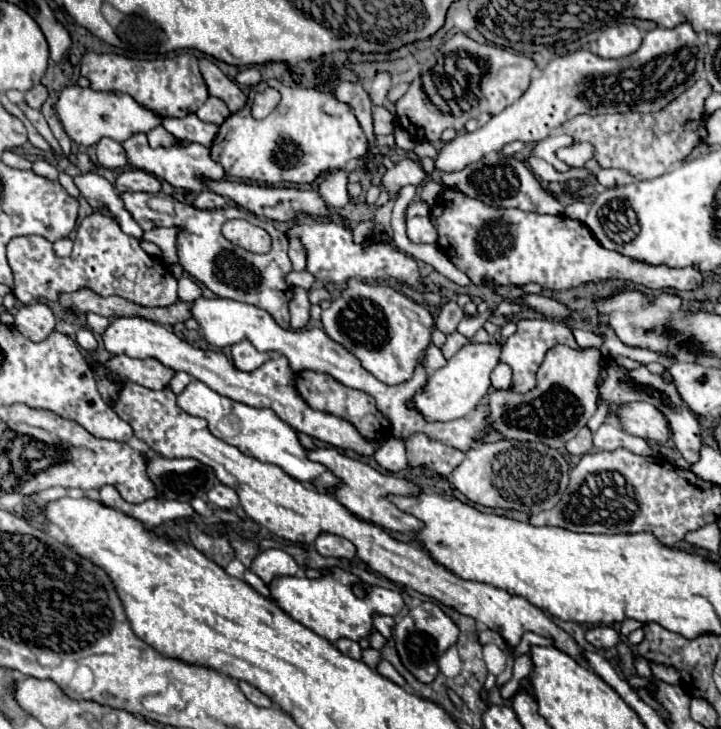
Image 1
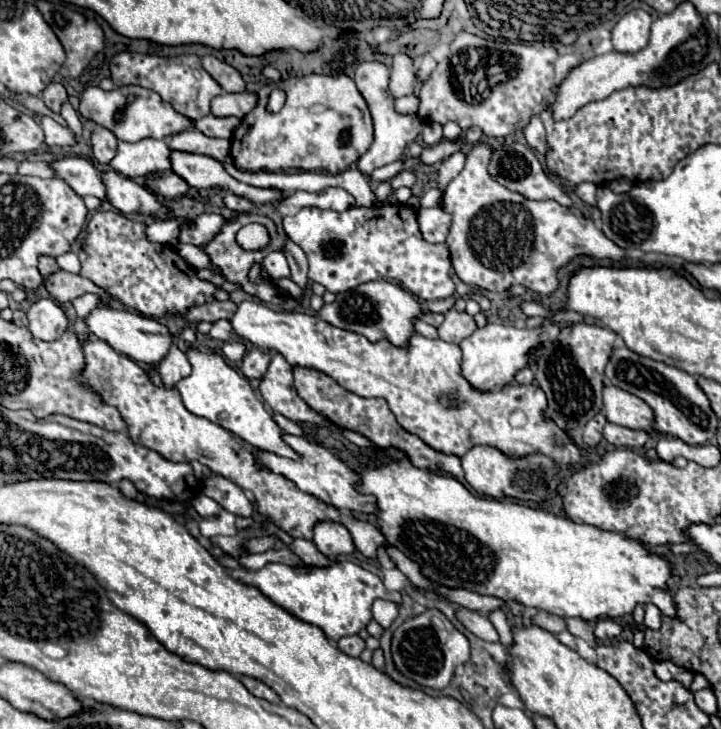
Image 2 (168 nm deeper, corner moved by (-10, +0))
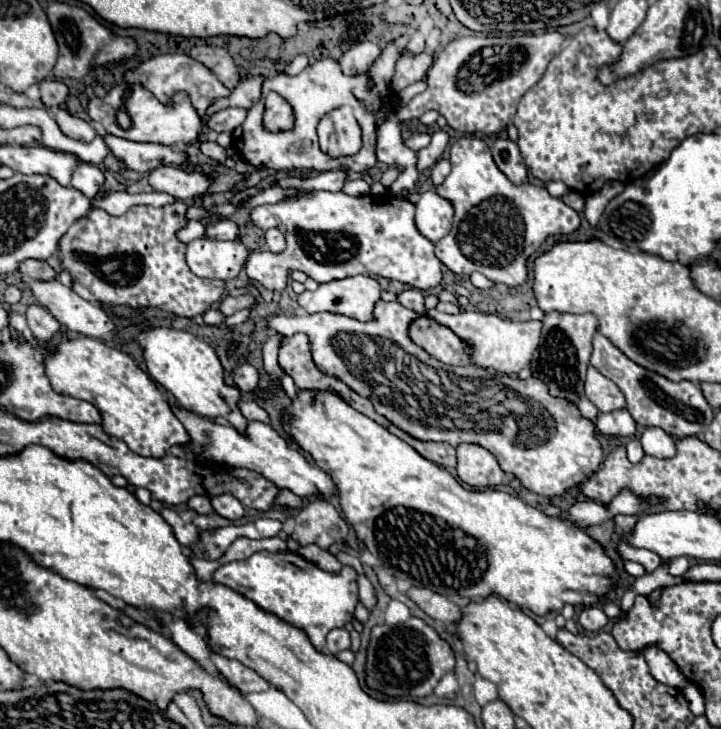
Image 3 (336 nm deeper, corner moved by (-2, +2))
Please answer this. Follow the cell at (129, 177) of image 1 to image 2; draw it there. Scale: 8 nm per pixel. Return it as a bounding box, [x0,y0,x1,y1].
[143,173,189,199]

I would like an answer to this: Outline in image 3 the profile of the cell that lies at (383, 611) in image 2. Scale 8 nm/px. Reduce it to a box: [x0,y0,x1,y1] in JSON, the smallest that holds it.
[357,575,377,609]

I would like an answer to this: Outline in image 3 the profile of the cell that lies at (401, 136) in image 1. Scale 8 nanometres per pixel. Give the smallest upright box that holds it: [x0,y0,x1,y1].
[405,133,429,151]

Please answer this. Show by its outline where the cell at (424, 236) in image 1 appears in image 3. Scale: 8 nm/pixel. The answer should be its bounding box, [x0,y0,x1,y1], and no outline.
[415,191,453,243]

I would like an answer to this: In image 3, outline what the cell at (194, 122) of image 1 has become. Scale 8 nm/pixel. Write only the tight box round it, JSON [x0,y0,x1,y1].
[205,107,247,133]

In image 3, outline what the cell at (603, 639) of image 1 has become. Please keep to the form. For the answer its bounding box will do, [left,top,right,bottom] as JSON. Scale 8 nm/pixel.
[579,605,607,631]

